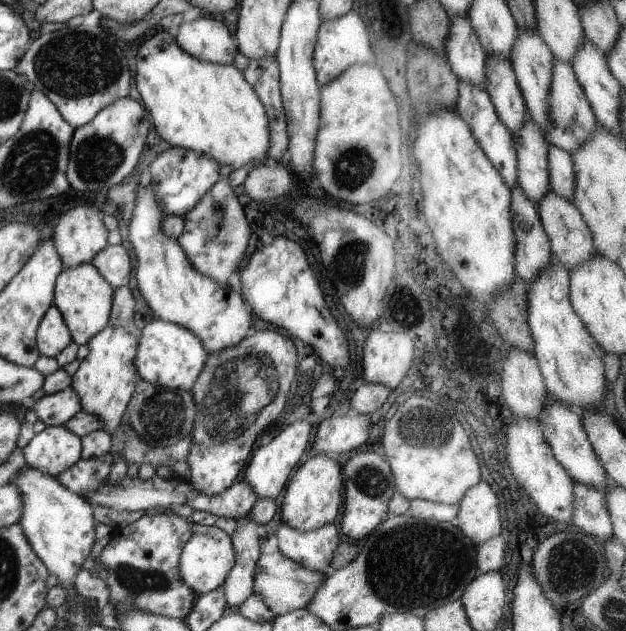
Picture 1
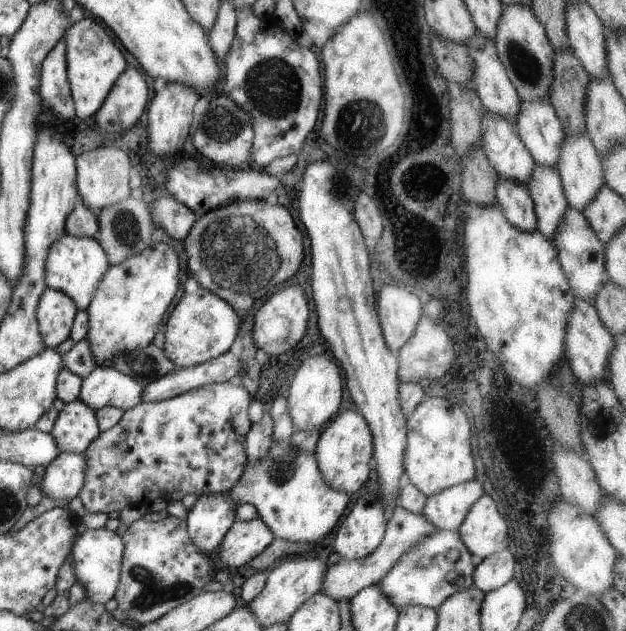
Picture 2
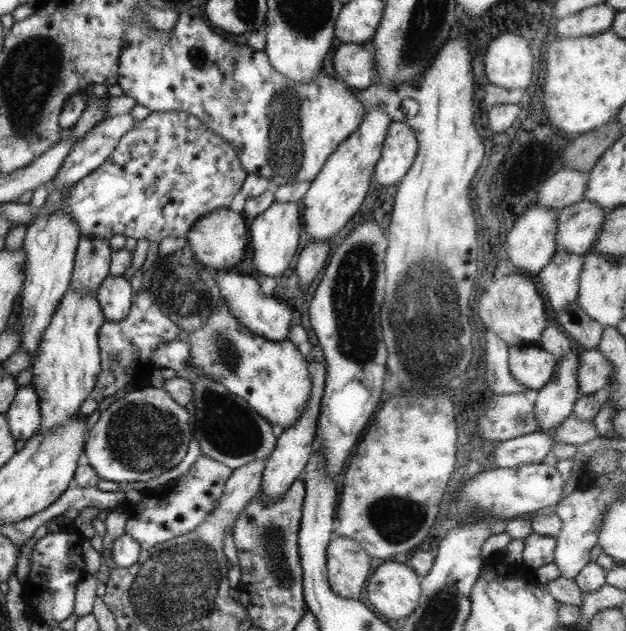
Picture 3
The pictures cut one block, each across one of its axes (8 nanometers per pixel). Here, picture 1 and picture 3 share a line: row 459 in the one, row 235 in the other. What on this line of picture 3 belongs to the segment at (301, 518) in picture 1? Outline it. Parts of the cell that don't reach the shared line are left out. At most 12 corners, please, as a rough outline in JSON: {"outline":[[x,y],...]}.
{"outline":[[381,105],[337,145],[300,202],[329,240],[369,190],[391,121]]}

